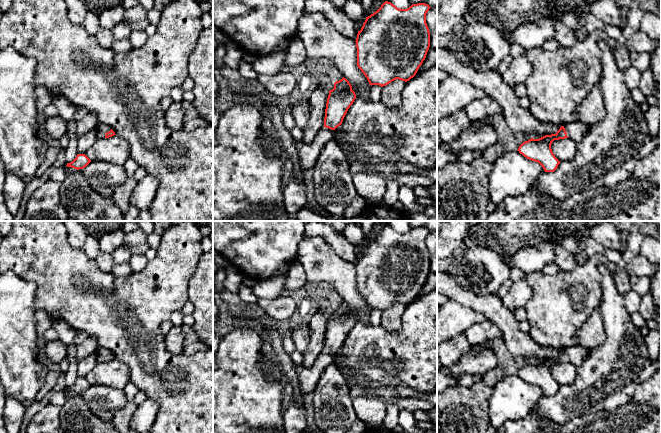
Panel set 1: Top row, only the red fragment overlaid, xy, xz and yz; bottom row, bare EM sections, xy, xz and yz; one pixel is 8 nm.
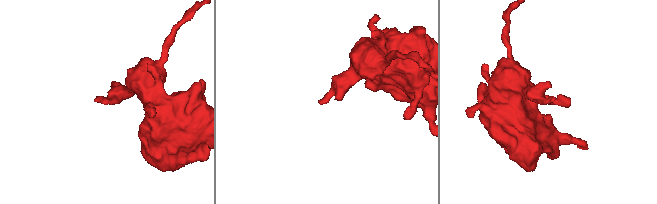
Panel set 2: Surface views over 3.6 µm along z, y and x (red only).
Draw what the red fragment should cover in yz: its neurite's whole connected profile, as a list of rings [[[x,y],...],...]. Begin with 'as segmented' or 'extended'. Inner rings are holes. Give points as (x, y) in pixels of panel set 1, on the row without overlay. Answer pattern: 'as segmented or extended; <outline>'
extended; [[[581,345],[568,347],[561,350],[555,358],[545,359],[539,363],[531,362],[523,366],[517,375],[527,383],[538,386],[545,396],[554,396],[560,385],[552,376],[552,366],[554,364],[569,362],[579,367],[587,354],[588,349]]]

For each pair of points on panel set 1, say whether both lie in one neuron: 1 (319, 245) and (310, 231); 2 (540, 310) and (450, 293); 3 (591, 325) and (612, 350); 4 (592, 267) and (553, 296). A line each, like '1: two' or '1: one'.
1: two
2: two
3: two
4: one

